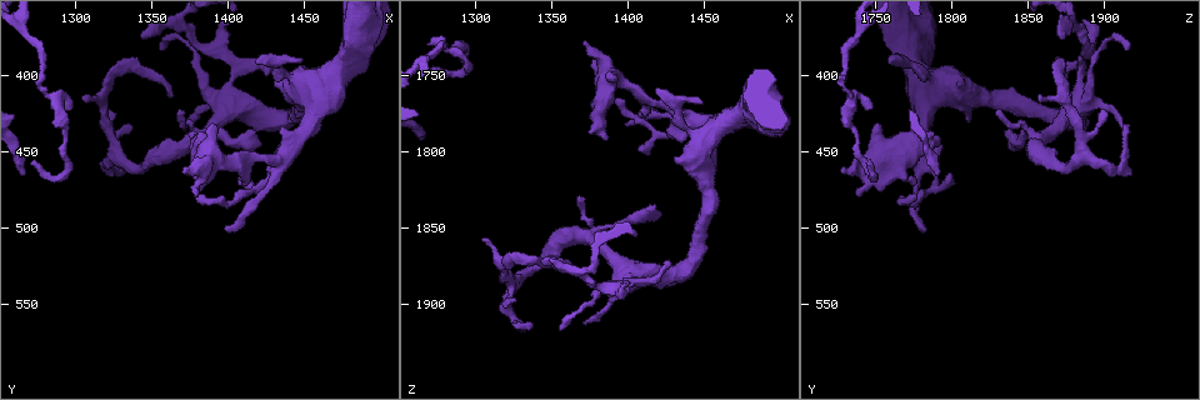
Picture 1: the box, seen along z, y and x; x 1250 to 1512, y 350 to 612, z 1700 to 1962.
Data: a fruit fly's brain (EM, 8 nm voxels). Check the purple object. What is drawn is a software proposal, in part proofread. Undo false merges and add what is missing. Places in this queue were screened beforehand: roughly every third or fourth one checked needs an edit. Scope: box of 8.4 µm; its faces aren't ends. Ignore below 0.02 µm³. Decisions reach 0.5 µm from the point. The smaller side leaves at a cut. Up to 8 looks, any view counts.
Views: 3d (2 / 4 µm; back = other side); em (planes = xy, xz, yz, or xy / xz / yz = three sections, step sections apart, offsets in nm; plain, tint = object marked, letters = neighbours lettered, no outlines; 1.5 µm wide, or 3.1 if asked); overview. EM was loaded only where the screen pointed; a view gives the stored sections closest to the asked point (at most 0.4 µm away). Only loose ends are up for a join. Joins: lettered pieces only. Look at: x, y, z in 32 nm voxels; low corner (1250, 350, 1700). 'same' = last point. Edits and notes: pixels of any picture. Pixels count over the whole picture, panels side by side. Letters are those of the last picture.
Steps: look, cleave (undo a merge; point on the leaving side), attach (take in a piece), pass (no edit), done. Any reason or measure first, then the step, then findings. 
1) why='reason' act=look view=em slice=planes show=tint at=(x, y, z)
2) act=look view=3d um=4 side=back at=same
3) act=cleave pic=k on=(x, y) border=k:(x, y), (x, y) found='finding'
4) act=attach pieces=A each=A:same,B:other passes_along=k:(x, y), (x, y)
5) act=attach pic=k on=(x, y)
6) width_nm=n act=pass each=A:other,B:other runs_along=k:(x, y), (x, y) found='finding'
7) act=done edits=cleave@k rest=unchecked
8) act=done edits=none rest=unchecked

why='free end' act=look view=3d um=4 side=back at=(1370, 460, 1728)

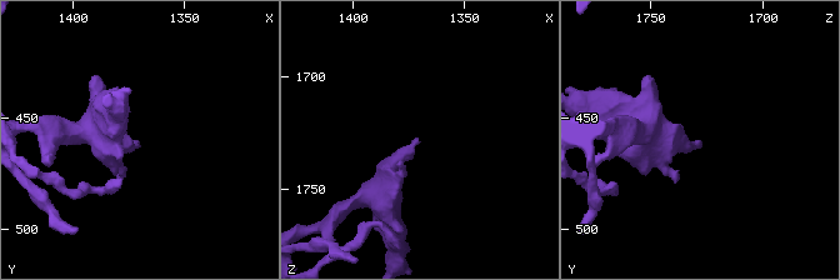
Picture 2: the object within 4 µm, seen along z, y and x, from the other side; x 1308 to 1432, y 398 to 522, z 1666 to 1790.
why='shape alone is not enough' act=look view=em slice=planes show=letters at=(1371, 461, 1728)

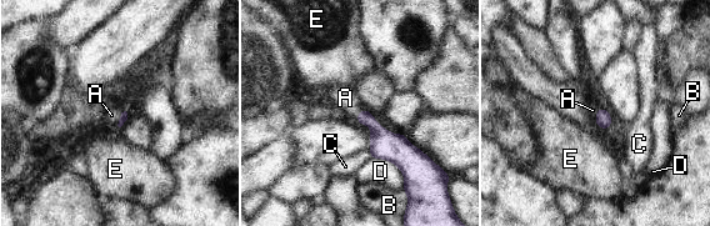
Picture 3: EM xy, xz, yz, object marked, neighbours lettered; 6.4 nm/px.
act=attach pieces=A each=A:same,B:other,C:other,D:other,E:other passes_along=3:(124, 116), (120, 117), (111, 115) found='the neuron continues'

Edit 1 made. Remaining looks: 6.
why='tapers out' act=look view=3d um=2 at=(1354, 380, 1918)

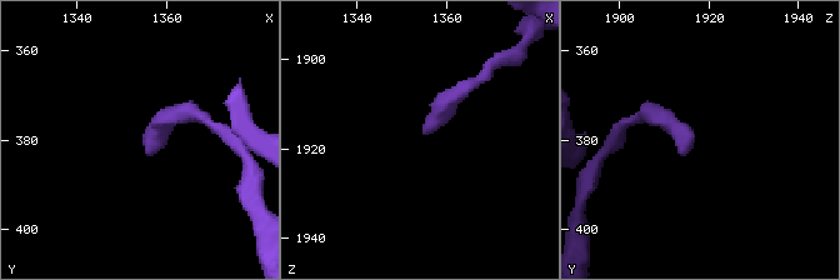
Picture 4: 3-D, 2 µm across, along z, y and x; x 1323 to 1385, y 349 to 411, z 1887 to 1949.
why='need the tissue' act=look view=em slice=planes show=letters at=(1354, 379, 1917)

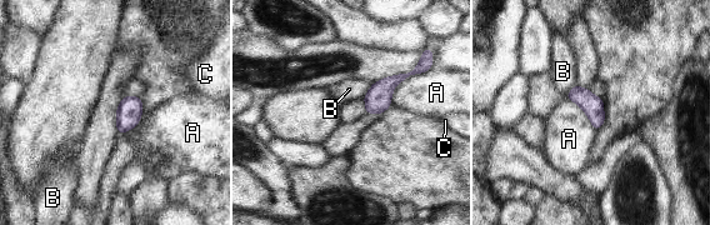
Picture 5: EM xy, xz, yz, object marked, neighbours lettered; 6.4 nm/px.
width_nm=110 act=pass each=A:other,B:other,C:other border=5:(415, 74), (395, 86), (390, 105) found='none of them fits'

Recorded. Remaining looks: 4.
act=done edits=attach@3 rest=unchecked

